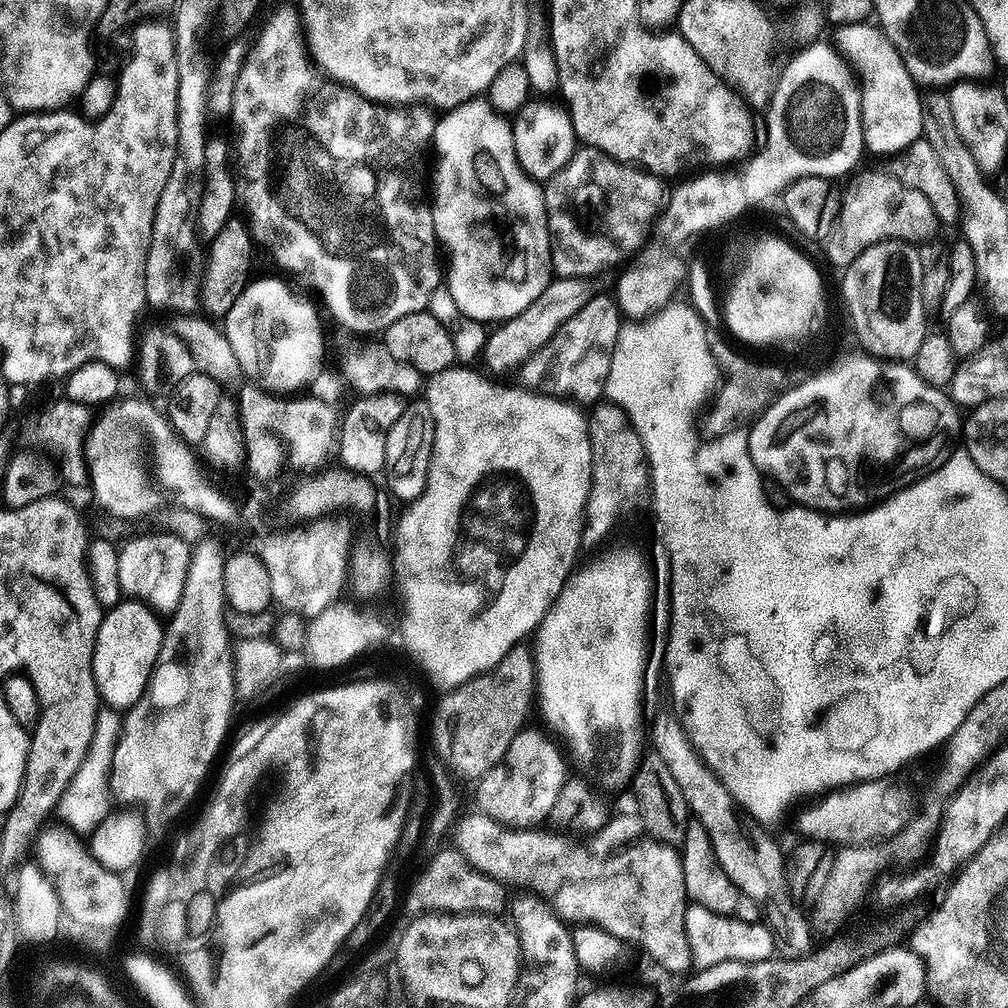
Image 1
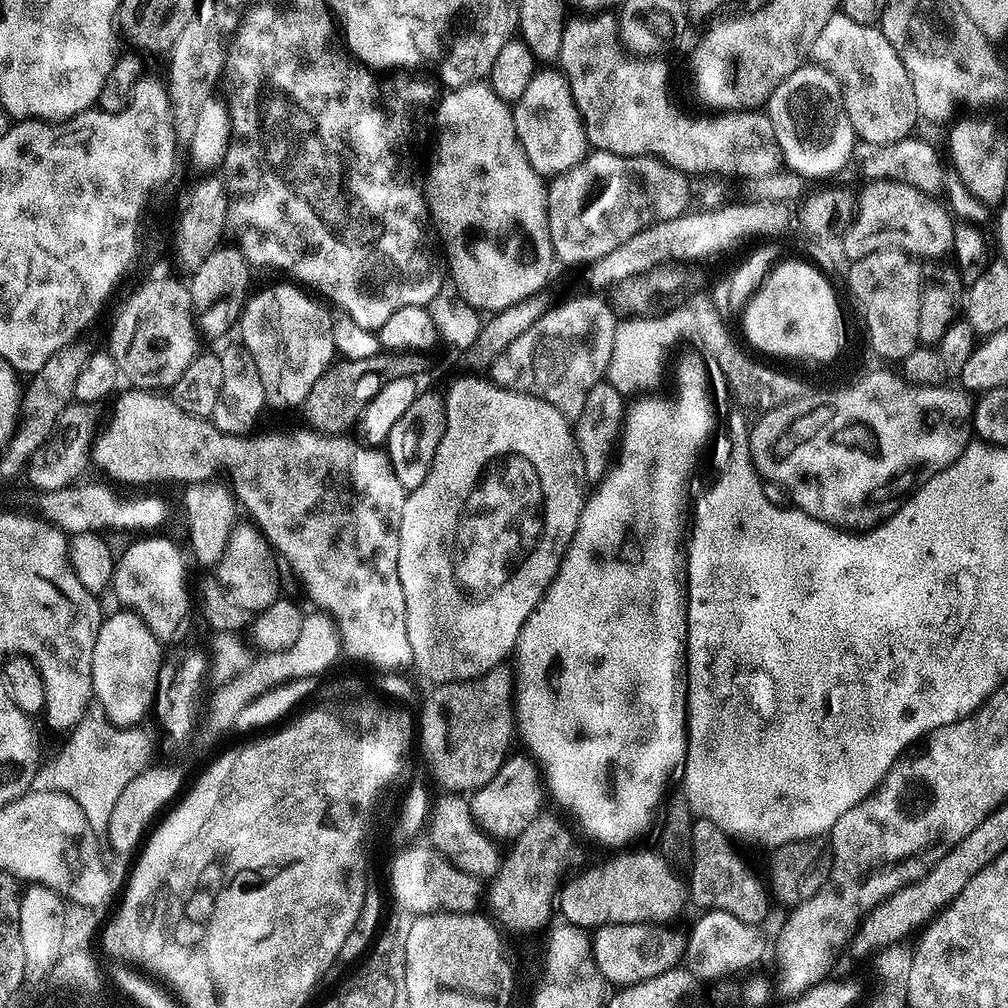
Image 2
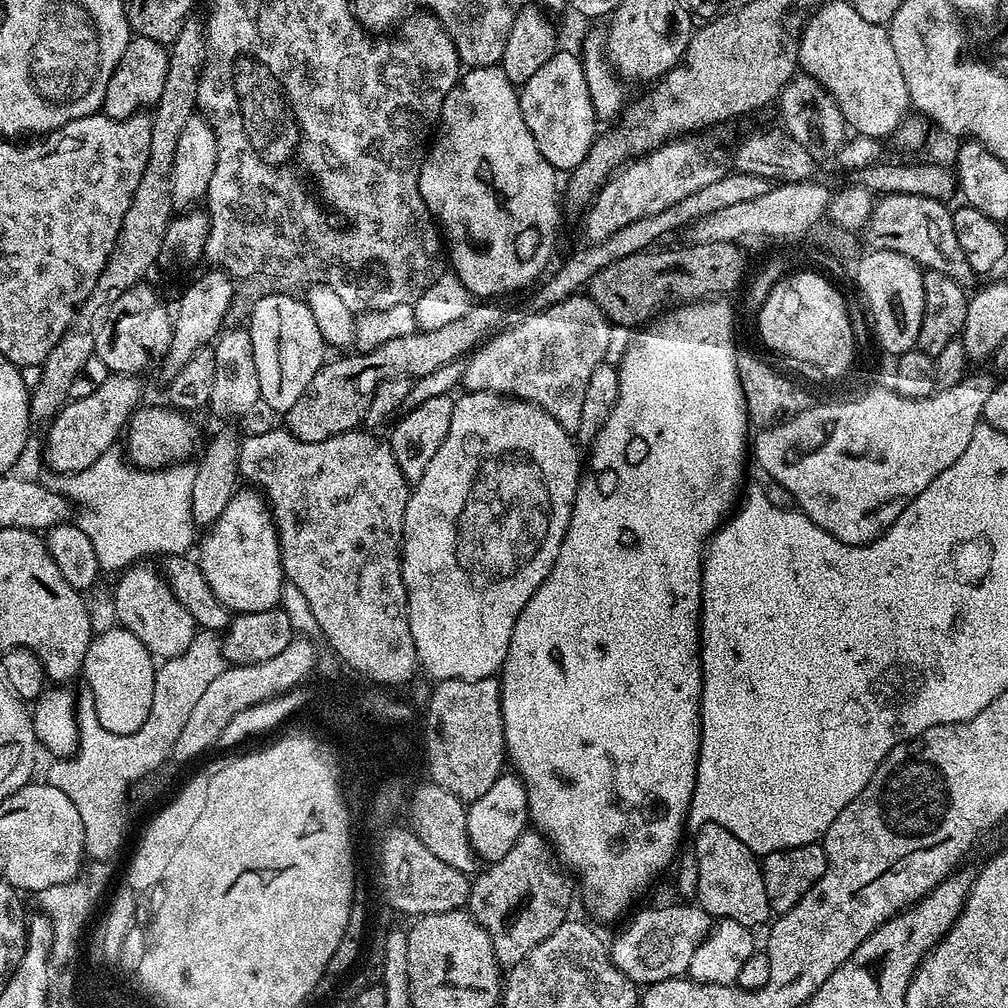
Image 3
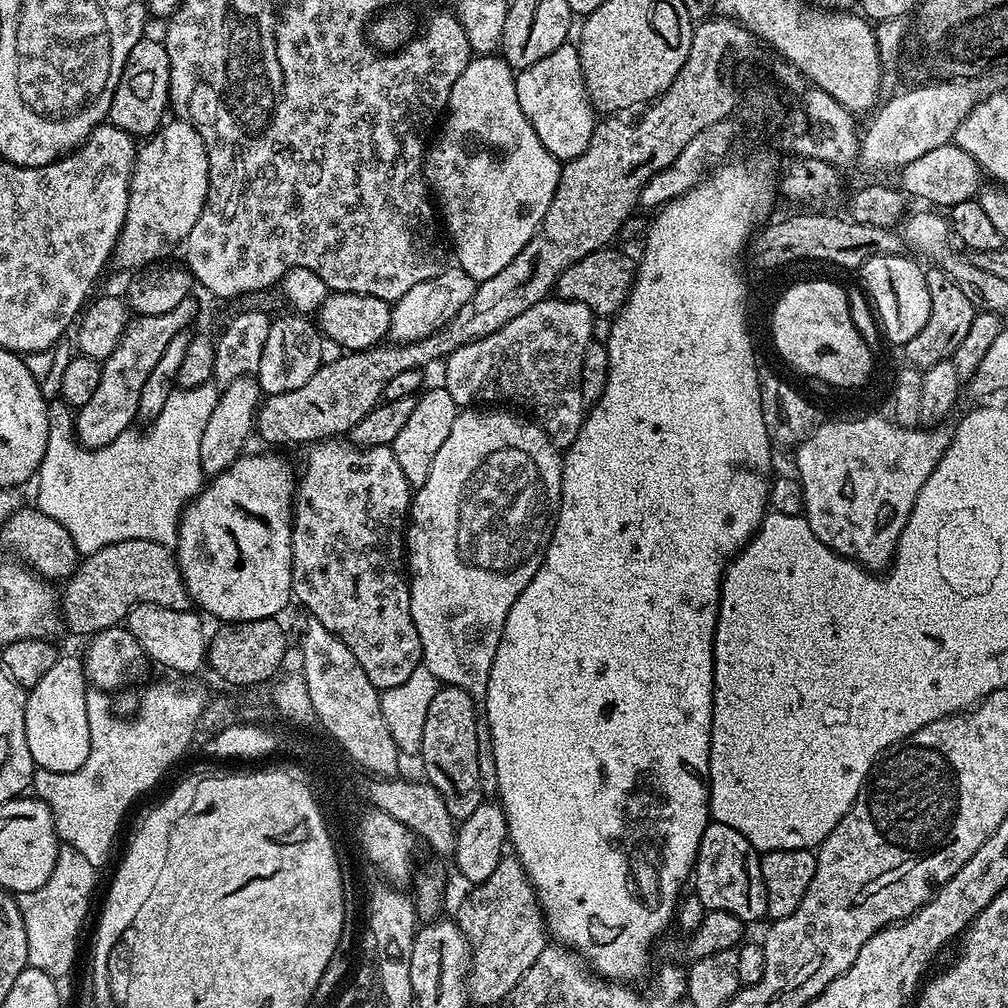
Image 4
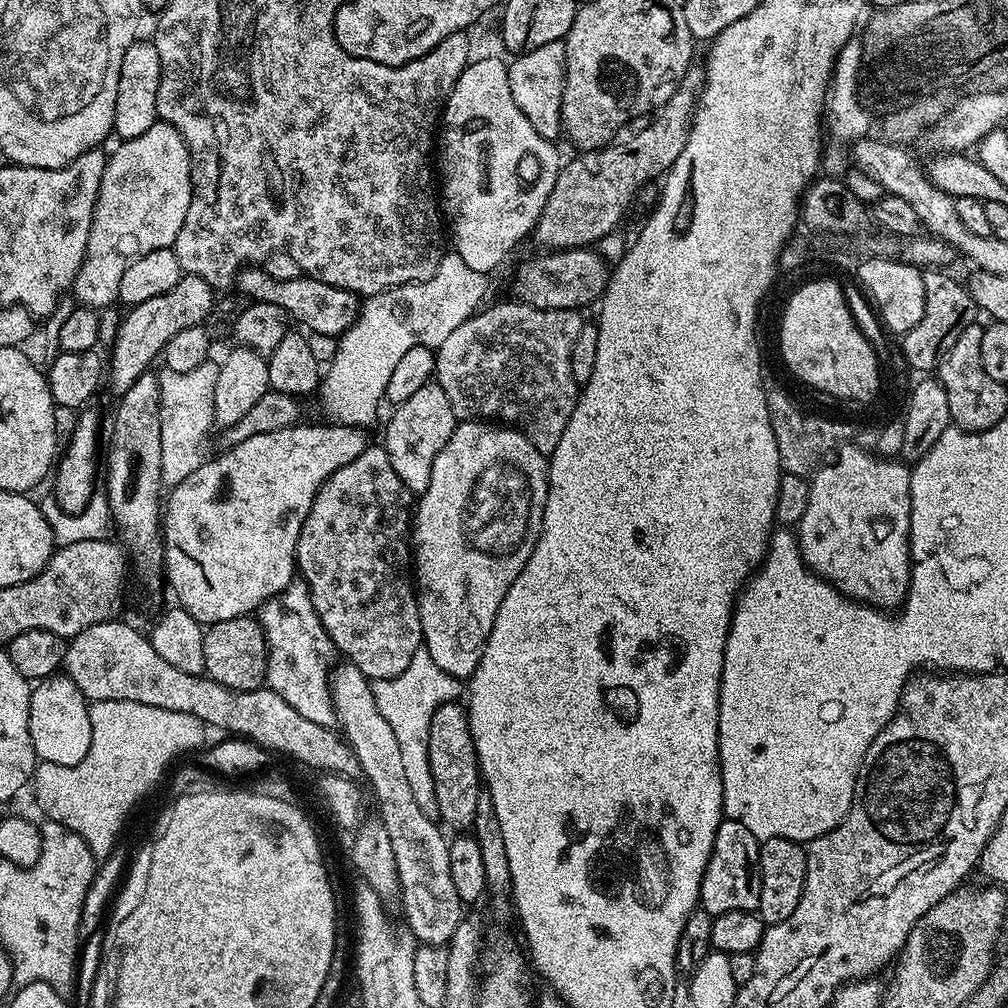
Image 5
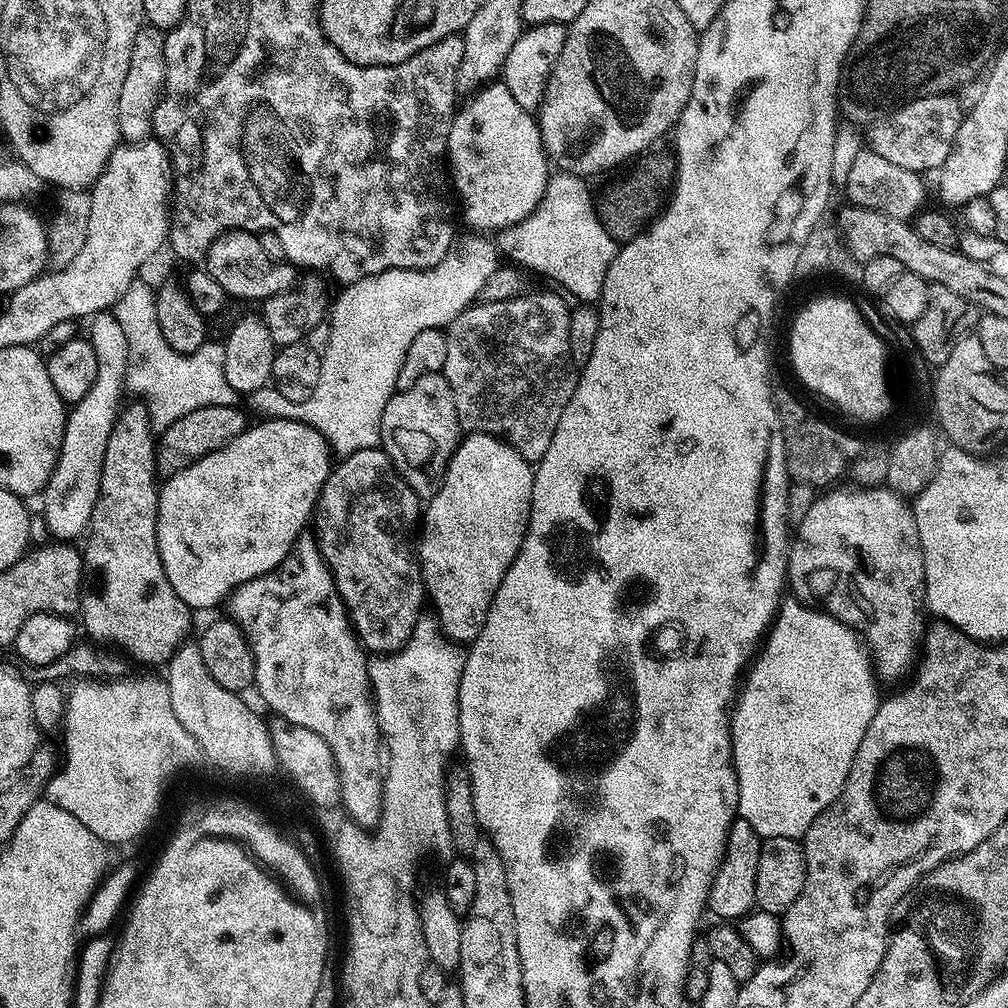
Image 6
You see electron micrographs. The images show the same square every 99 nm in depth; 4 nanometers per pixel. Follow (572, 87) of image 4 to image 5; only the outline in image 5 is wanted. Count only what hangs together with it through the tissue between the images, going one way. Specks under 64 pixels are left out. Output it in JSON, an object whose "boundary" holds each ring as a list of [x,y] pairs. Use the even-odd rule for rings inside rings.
{"boundary":[[[563,40],[546,42],[546,46],[538,46],[538,50],[523,52],[508,64],[510,94],[514,94],[514,102],[518,102],[518,110],[526,114],[530,126],[534,126],[534,130],[538,130],[542,138],[553,142],[559,141],[562,136],[560,119],[565,74],[566,50]]]}

